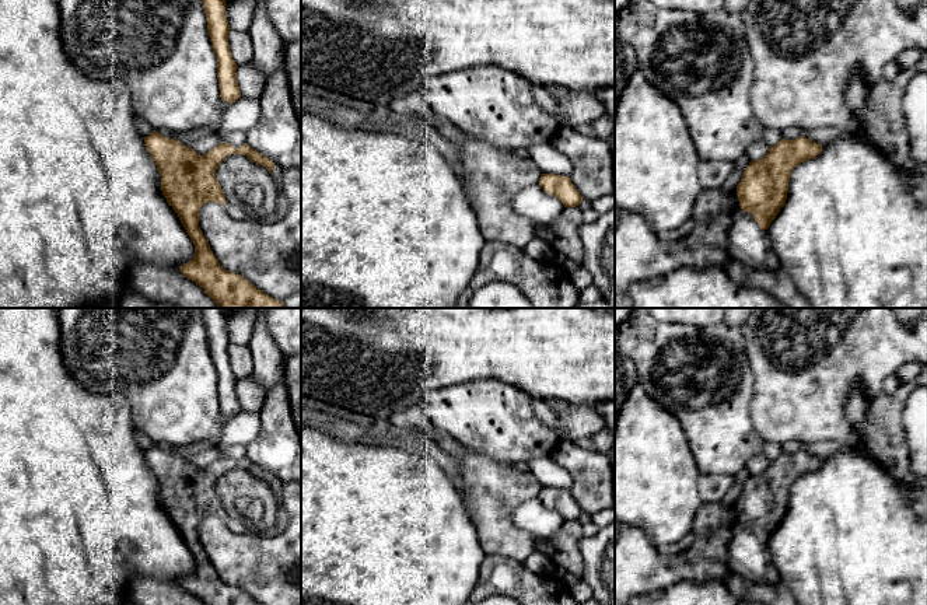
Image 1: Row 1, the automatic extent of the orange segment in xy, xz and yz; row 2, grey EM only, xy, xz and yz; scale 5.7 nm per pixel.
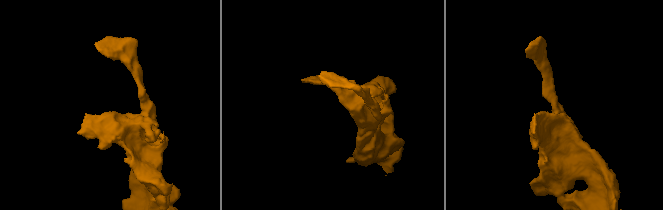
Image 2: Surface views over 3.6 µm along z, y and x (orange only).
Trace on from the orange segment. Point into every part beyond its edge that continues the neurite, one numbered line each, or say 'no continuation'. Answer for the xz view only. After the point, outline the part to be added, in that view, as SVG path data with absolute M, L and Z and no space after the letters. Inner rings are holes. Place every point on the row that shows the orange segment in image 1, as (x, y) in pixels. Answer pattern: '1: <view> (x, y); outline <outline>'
no continuation

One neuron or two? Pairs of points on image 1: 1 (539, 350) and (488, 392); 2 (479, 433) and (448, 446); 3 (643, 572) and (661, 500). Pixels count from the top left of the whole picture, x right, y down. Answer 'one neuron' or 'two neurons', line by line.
1: two neurons
2: two neurons
3: two neurons

